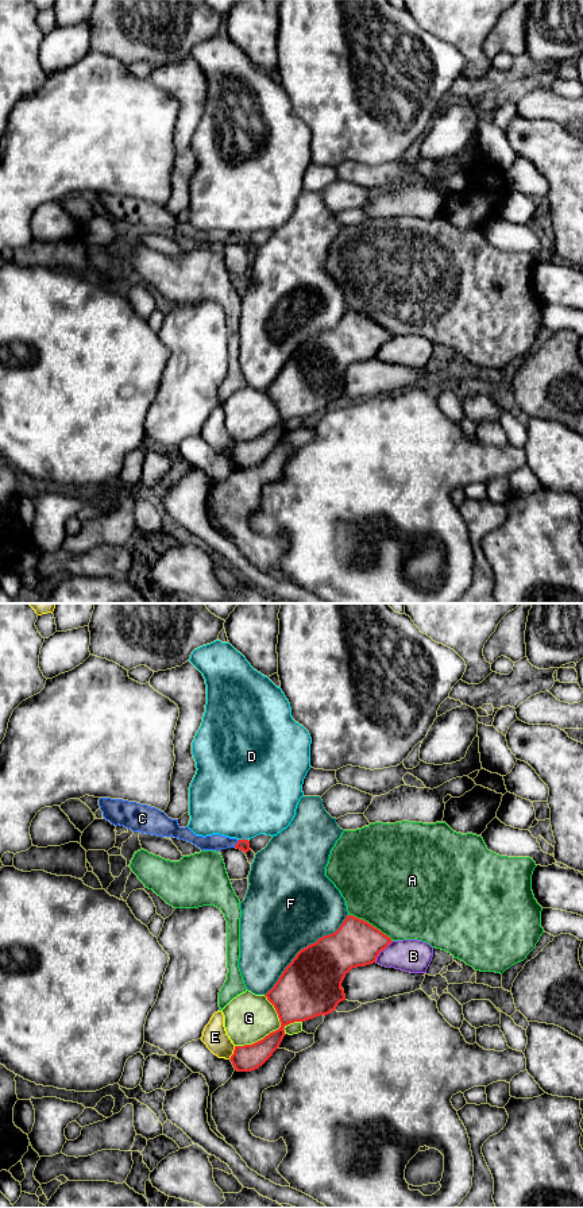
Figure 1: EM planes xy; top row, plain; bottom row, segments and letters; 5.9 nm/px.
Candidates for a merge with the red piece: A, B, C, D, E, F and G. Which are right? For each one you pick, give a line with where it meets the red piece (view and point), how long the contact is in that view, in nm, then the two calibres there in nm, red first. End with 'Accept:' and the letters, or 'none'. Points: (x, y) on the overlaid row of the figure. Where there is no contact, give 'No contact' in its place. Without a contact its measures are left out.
C: Touches red at xy (236, 844). Shared border 60 nm. Thickness 70 nm (red) against 100 nm
Accept: C

